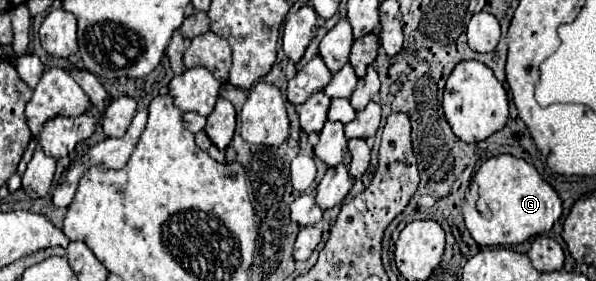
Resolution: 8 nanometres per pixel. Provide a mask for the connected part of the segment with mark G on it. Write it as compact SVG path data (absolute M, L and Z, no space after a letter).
M511 154L489 158L473 176L473 192L463 202L467 230L479 246L513 246L537 234L549 232L561 218L561 200L557 192L539 176L533 164Z

